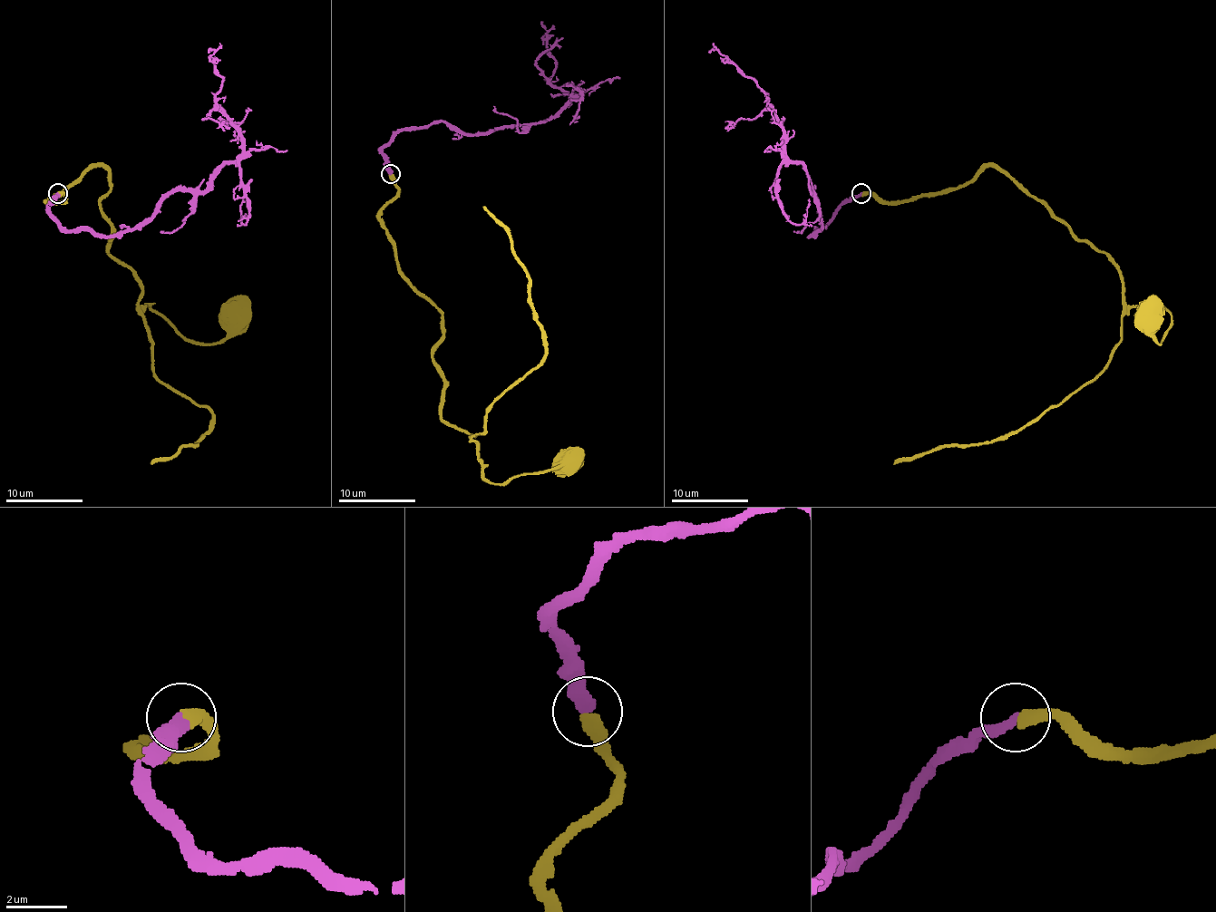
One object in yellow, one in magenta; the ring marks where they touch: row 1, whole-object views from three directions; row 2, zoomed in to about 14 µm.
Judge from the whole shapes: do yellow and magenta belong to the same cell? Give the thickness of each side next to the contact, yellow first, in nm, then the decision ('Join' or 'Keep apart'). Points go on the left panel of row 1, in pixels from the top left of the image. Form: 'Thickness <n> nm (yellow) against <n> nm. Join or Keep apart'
Thickness 440 nm (yellow) against 400 nm. Join

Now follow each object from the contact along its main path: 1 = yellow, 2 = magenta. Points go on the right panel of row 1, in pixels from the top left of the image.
1: (861, 194), (909, 201), (997, 167), (1106, 251), (1125, 304), (1170, 313), (1172, 326), (1158, 344), (1144, 317)
2: (861, 194), (810, 236), (821, 209), (784, 151), (767, 93), (709, 53)

